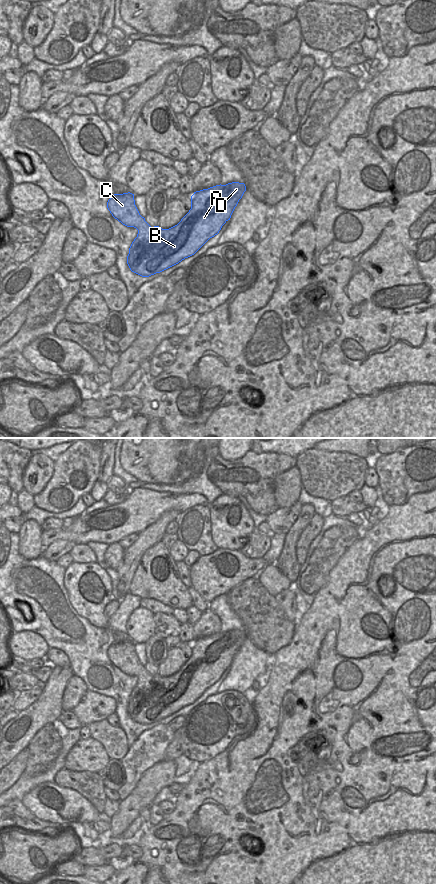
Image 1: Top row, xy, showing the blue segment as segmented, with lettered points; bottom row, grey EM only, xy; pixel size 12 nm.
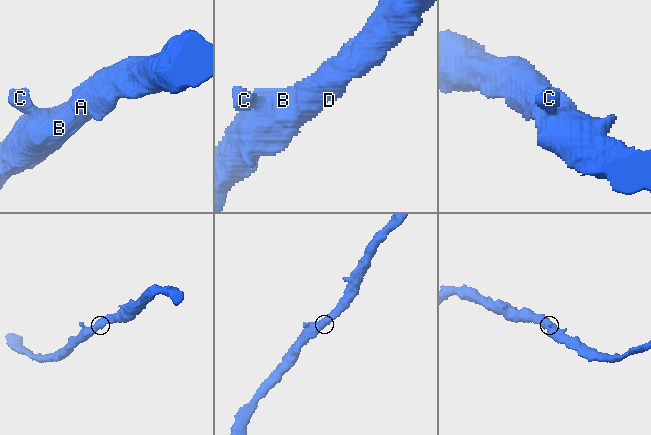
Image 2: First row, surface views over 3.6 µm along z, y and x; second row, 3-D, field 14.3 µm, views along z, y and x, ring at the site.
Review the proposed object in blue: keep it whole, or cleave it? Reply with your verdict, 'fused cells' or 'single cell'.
single cell

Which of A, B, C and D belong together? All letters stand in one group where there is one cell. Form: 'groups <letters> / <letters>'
groups A B C D

